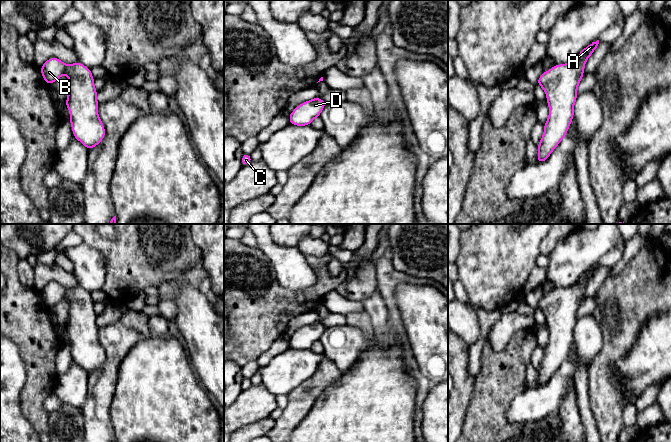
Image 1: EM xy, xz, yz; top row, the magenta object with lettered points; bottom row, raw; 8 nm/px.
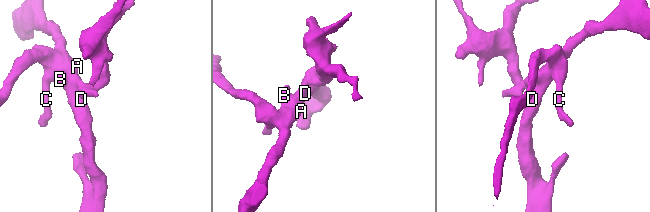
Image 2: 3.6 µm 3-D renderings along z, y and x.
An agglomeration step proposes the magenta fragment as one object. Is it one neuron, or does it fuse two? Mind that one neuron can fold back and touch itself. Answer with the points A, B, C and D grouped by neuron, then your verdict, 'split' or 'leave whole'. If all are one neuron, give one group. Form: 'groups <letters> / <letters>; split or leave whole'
groups A B C D; leave whole

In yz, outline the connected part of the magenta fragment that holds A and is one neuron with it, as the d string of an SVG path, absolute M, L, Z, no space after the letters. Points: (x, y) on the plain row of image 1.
M599 264L592 266L573 285L554 289L538 302L536 309L545 315L549 340L544 347L544 357L540 367L537 369L537 387L545 386L567 359L574 341L577 312L583 302L586 285L598 268Z

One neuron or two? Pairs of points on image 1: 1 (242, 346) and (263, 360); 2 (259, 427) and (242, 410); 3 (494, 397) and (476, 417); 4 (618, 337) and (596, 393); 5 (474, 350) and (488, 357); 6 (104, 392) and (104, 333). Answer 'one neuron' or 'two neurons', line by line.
1: two neurons
2: two neurons
3: one neuron
4: one neuron
5: two neurons
6: one neuron

